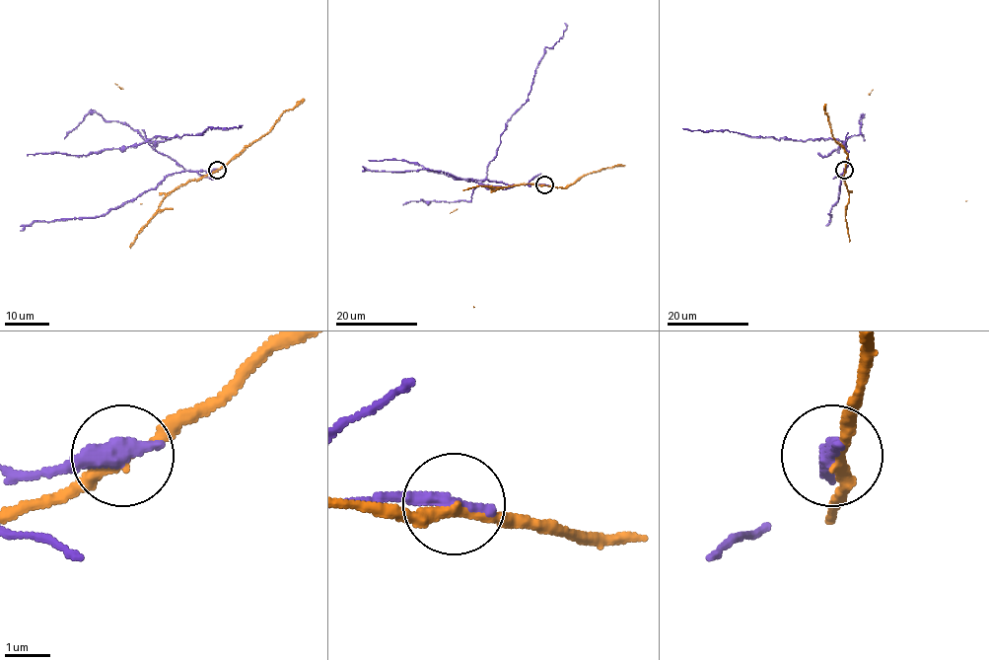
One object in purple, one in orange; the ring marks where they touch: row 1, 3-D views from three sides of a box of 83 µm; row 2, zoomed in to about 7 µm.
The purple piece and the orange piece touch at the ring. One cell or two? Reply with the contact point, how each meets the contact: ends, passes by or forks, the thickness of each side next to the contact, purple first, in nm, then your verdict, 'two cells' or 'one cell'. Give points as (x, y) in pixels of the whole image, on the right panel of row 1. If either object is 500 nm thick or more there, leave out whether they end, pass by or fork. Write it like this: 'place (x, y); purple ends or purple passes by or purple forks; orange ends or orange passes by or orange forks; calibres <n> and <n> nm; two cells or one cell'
place (844, 170); purple ends; orange passes by; calibres 440 and 260 nm; two cells

